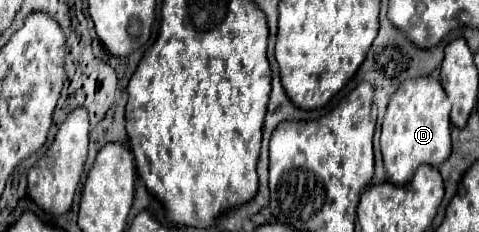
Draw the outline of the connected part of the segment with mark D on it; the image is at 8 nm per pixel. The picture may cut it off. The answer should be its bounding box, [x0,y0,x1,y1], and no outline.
[380,76,450,184]

